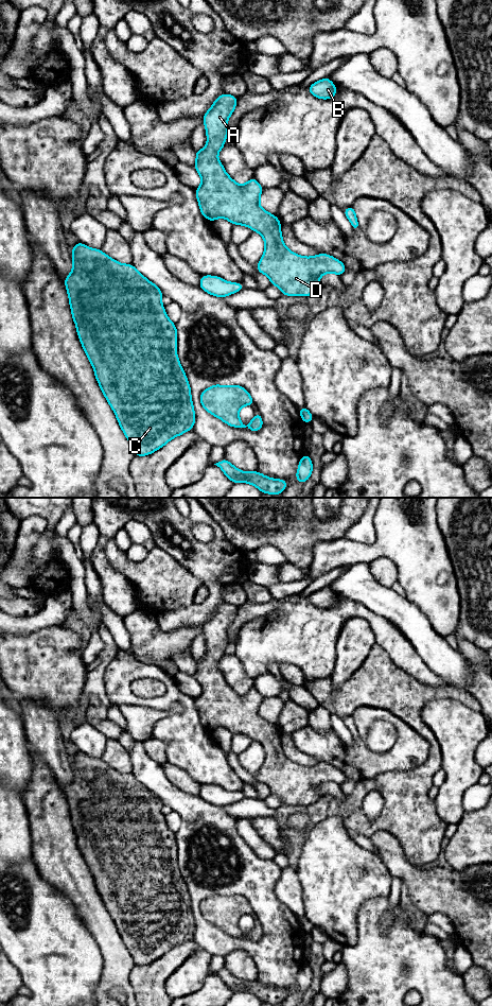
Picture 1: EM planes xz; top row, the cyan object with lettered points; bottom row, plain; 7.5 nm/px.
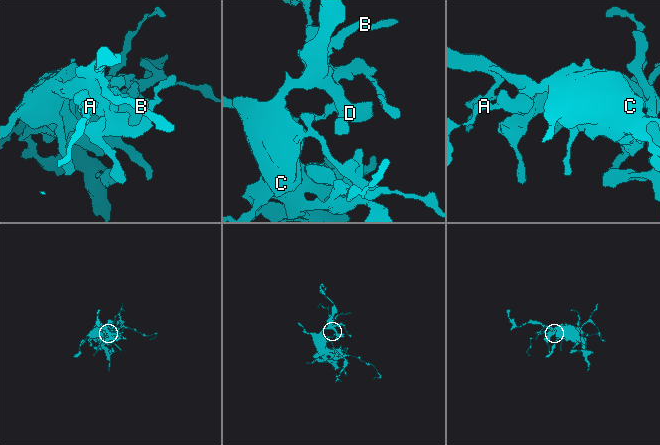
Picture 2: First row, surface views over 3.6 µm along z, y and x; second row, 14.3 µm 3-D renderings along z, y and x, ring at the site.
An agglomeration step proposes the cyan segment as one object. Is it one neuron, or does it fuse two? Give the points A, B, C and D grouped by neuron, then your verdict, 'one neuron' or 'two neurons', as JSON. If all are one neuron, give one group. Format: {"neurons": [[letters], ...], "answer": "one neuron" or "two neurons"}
{"neurons": [["A", "B", "C", "D"]], "answer": "one neuron"}

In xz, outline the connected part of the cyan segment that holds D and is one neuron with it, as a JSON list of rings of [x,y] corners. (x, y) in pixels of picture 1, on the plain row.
[[[223,603],[203,626],[208,652],[201,660],[194,659],[194,677],[201,687],[201,694],[195,699],[200,723],[210,731],[224,727],[260,743],[265,760],[257,780],[265,783],[283,804],[313,804],[320,799],[318,788],[323,783],[341,785],[346,775],[331,764],[302,766],[291,761],[283,752],[279,728],[260,716],[264,697],[254,687],[246,694],[238,694],[226,682],[217,663],[225,656],[227,630],[236,612],[236,606]]]

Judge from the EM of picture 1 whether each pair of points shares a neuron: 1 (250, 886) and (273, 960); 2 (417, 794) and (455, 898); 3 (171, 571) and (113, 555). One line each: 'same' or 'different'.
1: same
2: different
3: same

